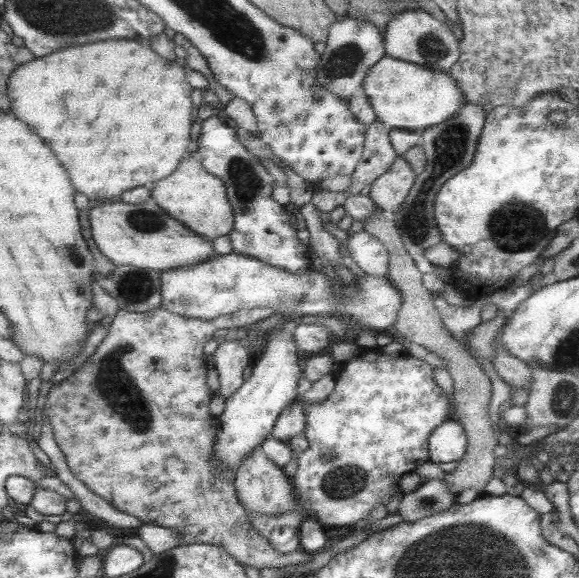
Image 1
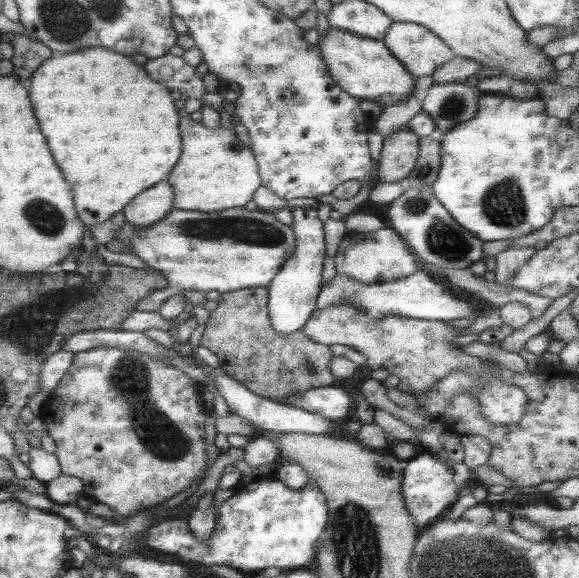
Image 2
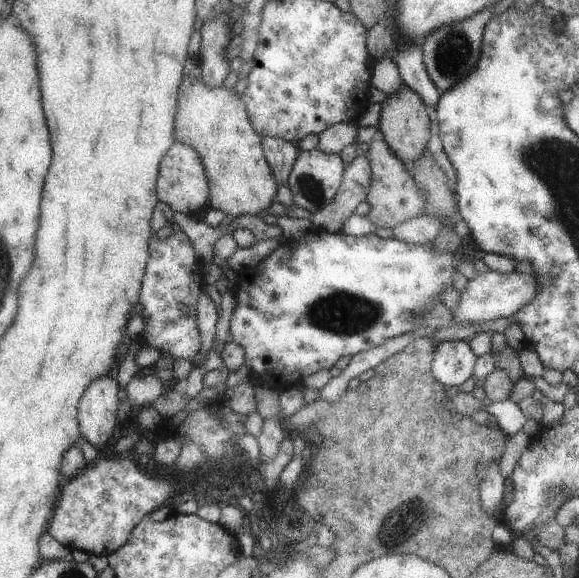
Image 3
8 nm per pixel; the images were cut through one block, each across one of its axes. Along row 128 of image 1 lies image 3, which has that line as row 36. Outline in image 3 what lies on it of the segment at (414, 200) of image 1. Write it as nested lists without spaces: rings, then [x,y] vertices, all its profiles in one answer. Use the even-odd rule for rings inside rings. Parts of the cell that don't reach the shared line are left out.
[[[489,5],[467,18],[443,25],[427,34],[422,43],[419,44],[421,50],[423,50],[422,60],[425,70],[439,92],[453,86],[457,79],[465,76],[465,73],[473,68],[474,62],[479,56],[483,27],[491,18],[493,8],[494,6]]]

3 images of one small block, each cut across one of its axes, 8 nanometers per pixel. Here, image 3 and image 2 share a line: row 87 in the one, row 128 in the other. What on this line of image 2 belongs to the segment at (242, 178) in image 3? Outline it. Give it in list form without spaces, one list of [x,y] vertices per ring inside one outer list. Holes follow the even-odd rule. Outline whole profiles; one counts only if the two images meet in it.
[[[189,115],[179,118],[179,130],[181,130],[181,154],[177,162],[171,168],[169,176],[165,178],[173,190],[173,209],[195,212],[219,212],[227,208],[243,207],[251,200],[253,191],[260,185],[257,165],[247,144],[243,144],[235,136],[231,128],[217,126],[217,128],[205,128],[199,121],[195,121]]]

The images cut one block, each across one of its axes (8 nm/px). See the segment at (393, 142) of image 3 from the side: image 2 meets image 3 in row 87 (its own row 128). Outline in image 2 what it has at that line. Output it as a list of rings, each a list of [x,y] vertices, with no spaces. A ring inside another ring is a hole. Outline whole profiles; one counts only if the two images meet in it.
[[[409,128],[385,136],[377,160],[379,182],[401,182],[411,172],[418,155],[419,136]]]

